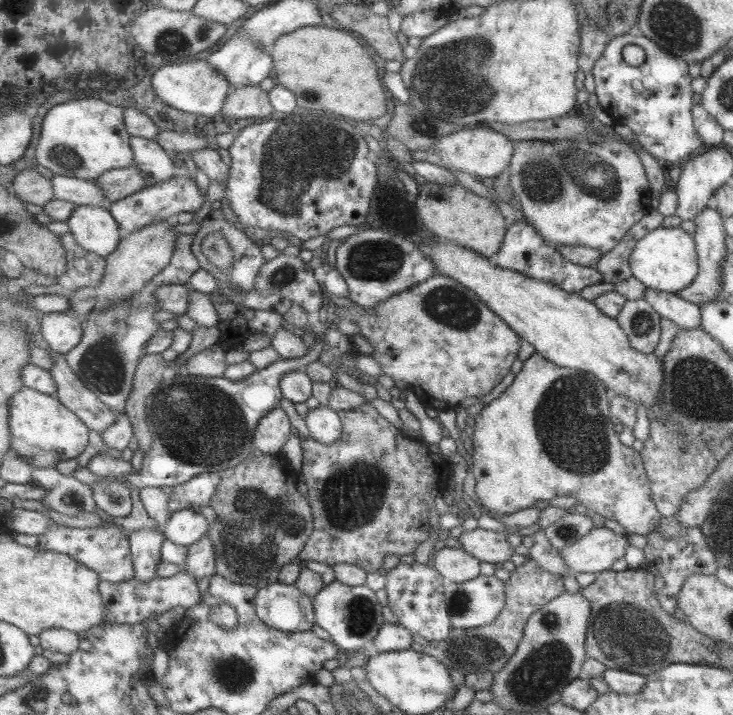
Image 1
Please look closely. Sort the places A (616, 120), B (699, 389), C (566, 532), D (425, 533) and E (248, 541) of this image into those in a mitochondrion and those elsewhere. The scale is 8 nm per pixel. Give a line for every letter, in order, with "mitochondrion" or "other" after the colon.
A: other
B: mitochondrion
C: mitochondrion
D: other
E: mitochondrion

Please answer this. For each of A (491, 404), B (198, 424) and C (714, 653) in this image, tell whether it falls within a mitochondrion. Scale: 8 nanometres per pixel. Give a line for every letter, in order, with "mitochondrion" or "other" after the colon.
A: other
B: mitochondrion
C: mitochondrion

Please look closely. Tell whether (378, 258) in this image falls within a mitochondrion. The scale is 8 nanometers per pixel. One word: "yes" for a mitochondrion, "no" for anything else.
yes

